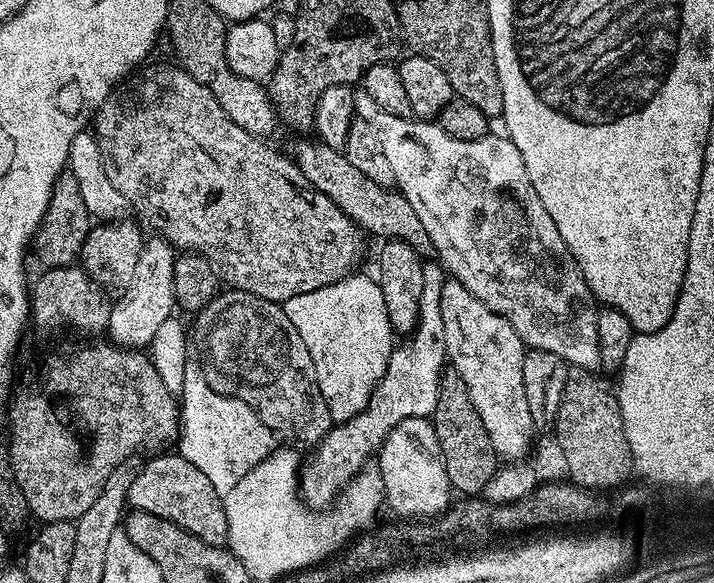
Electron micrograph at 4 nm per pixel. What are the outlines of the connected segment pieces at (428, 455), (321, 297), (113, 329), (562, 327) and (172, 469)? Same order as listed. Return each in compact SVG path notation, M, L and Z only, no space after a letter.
M414 416L398 422L385 438L378 459L378 471L384 483L384 500L387 507L392 507L398 515L435 518L449 507L454 489L446 474L442 446L438 446L438 434L431 419Z
M349 274L337 284L310 290L310 294L298 294L282 305L290 322L294 322L294 330L298 330L302 342L306 342L310 350L316 381L320 392L328 401L328 413L336 422L354 418L370 402L372 391L378 386L382 374L386 374L386 366L394 347L394 333L386 314L386 301L382 298L379 283L373 277L371 280L368 276L356 275Z
M156 234L153 240L145 239L140 246L138 262L134 262L134 274L130 274L120 301L115 301L110 310L110 322L106 332L111 343L129 350L144 350L161 328L162 322L174 316L173 262L175 249L163 236Z
M363 88L353 91L352 107L353 115L374 130L374 138L378 138L382 154L390 162L395 187L422 218L433 249L438 256L440 252L438 260L445 273L466 286L478 302L486 302L490 310L506 318L528 348L550 350L550 354L558 354L573 368L599 369L602 357L596 326L598 301L590 286L586 286L586 278L582 278L582 270L578 270L566 242L562 242L554 218L546 214L546 206L538 199L518 146L507 136L491 134L477 140L450 138L439 123L401 118L382 110Z
M156 456L145 462L133 475L128 487L127 503L135 511L154 514L185 528L207 544L223 545L228 539L226 514L221 493L210 486L210 478L185 456Z

